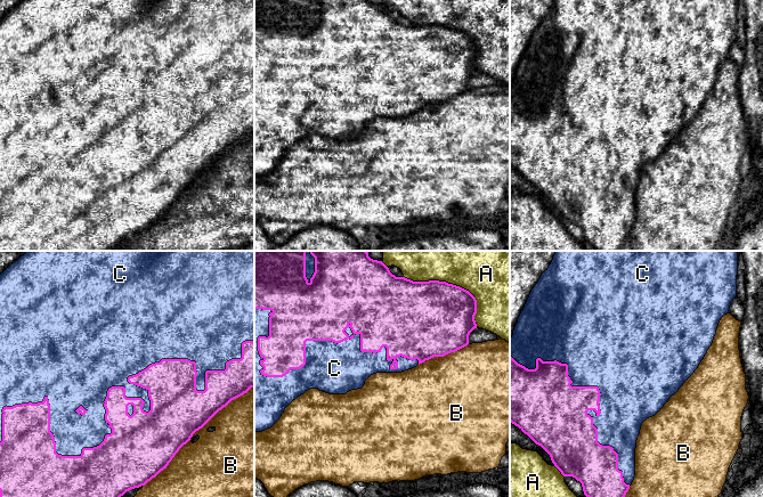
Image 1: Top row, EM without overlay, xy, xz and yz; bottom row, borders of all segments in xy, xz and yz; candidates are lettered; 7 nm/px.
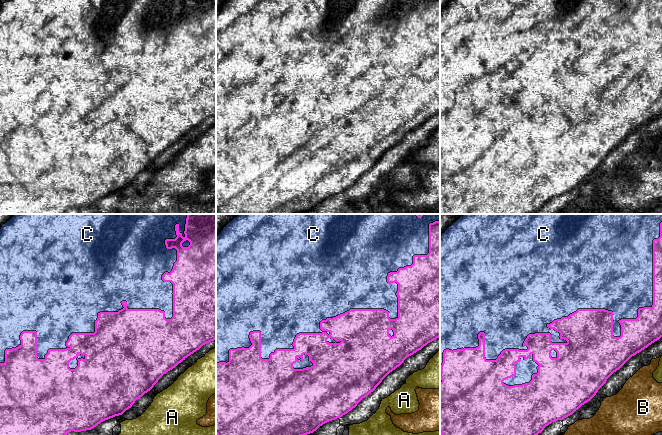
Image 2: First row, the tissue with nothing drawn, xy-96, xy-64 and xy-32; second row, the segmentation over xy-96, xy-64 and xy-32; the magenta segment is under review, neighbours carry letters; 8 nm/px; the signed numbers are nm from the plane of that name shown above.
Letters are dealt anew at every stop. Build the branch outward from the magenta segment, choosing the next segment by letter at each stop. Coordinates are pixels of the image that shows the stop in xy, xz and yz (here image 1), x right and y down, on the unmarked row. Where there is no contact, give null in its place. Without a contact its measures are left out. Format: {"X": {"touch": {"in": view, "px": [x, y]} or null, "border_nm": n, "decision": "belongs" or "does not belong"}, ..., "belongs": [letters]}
{"A": {"touch": {"in": "xz", "px": [454, 30]}, "border_nm": 650, "decision": "does not belong"}, "B": {"touch": {"in": "xy", "px": [195, 176]}, "border_nm": 1050, "decision": "does not belong"}, "C": {"touch": {"in": "xy", "px": [124, 139]}, "border_nm": 1900, "decision": "belongs"}, "belongs": ["C"]}

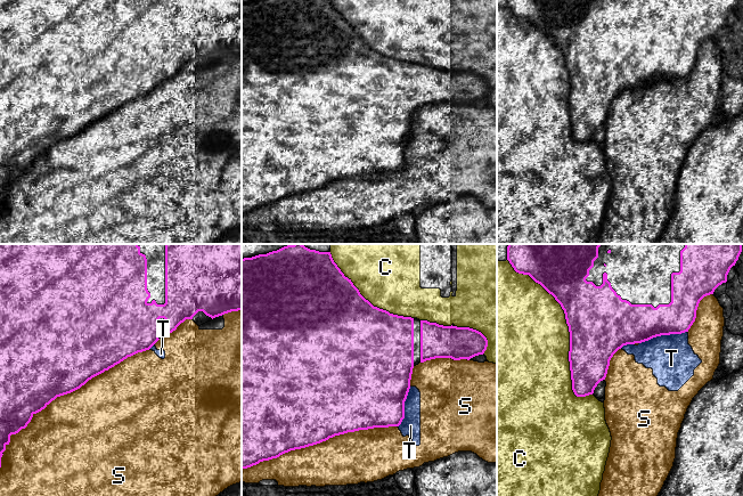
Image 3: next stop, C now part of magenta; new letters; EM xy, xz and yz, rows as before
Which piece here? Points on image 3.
{"C": {"touch": {"in": "yz", "px": [569, 74]}, "border_nm": 1100, "decision": "does not belong"}, "S": {"touch": {"in": "xy", "px": [62, 139]}, "border_nm": 1350, "decision": "does not belong"}, "T": {"touch": {"in": "yz", "px": [662, 79]}, "border_nm": 340, "decision": "does not belong"}, "belongs": []}

